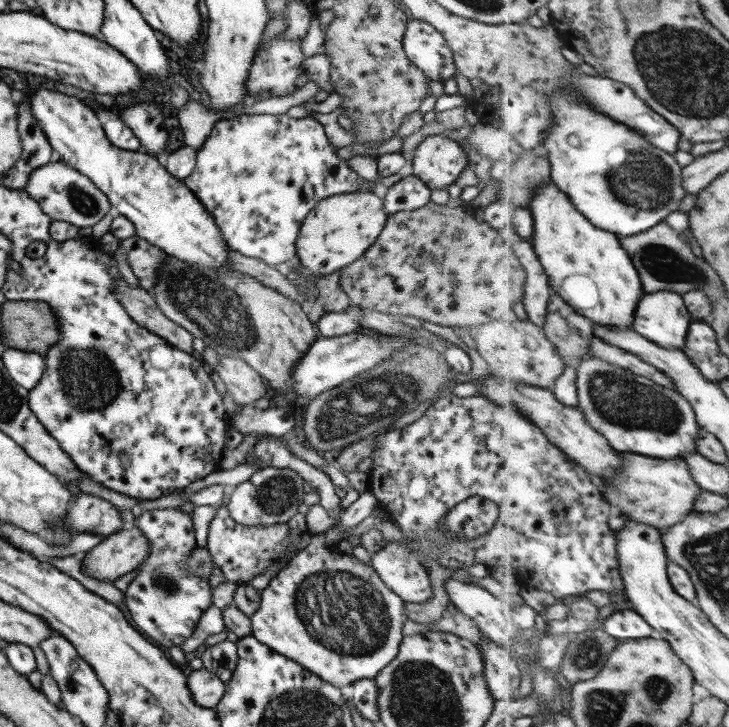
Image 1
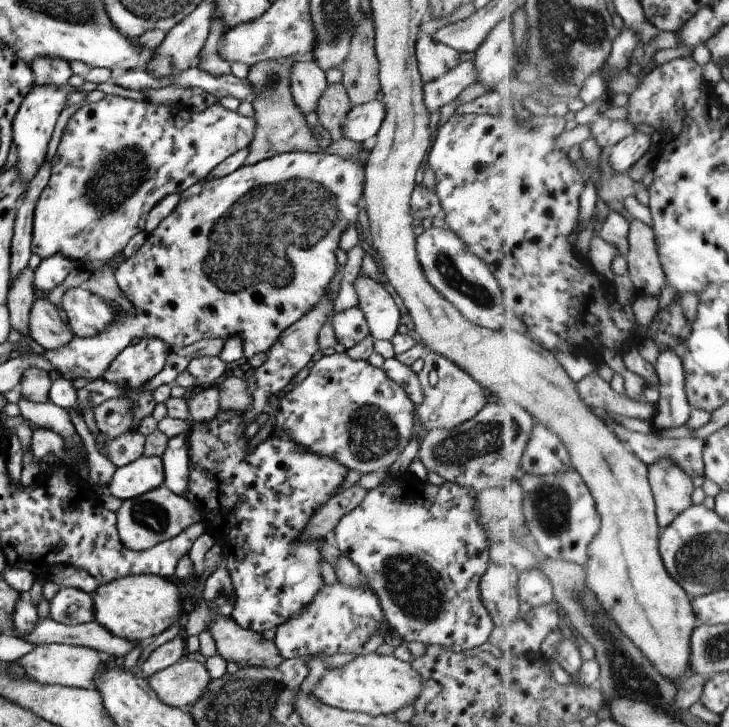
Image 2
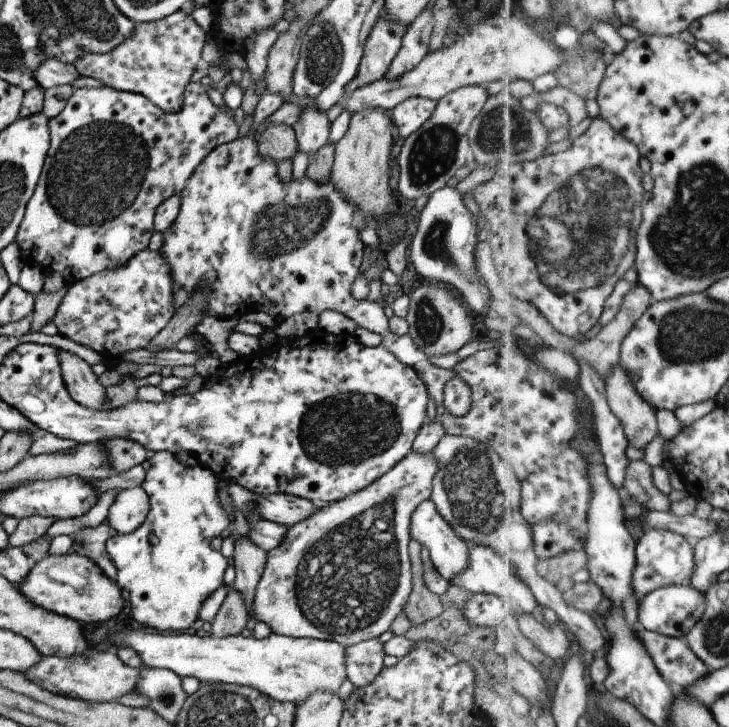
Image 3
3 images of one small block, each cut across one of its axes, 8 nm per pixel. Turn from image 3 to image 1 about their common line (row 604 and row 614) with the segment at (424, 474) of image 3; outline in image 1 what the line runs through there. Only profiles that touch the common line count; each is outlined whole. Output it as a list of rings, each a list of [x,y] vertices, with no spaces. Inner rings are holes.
[[[324,533],[306,535],[311,536],[310,544],[298,551],[261,591],[259,609],[249,616],[251,635],[340,689],[357,680],[374,679],[398,654],[402,626],[408,619],[405,602],[382,582],[370,565],[339,552],[336,544],[326,545]]]

